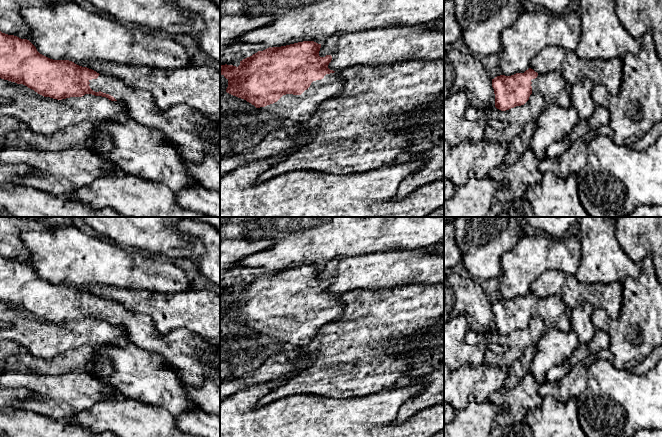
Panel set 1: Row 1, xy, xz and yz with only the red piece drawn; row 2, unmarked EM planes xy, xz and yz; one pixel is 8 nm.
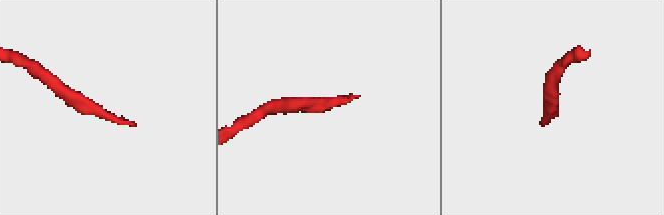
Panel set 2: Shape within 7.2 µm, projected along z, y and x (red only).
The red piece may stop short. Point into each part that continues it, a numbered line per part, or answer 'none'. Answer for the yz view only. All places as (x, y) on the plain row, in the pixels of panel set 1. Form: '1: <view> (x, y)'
1: yz (553, 310)

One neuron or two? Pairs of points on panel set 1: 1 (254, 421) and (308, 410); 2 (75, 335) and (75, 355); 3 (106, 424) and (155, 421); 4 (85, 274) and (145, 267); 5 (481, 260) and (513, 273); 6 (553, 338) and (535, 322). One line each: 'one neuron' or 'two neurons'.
1: one neuron
2: two neurons
3: one neuron
4: one neuron
5: two neurons
6: two neurons

